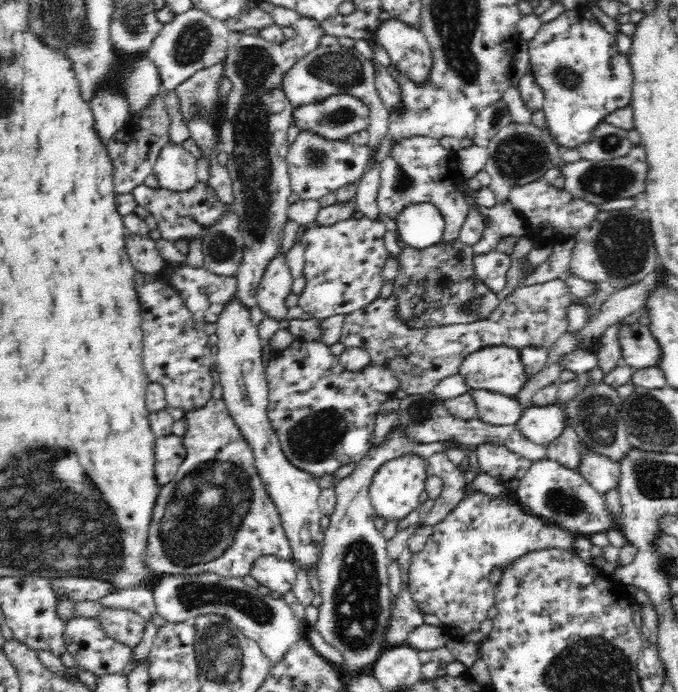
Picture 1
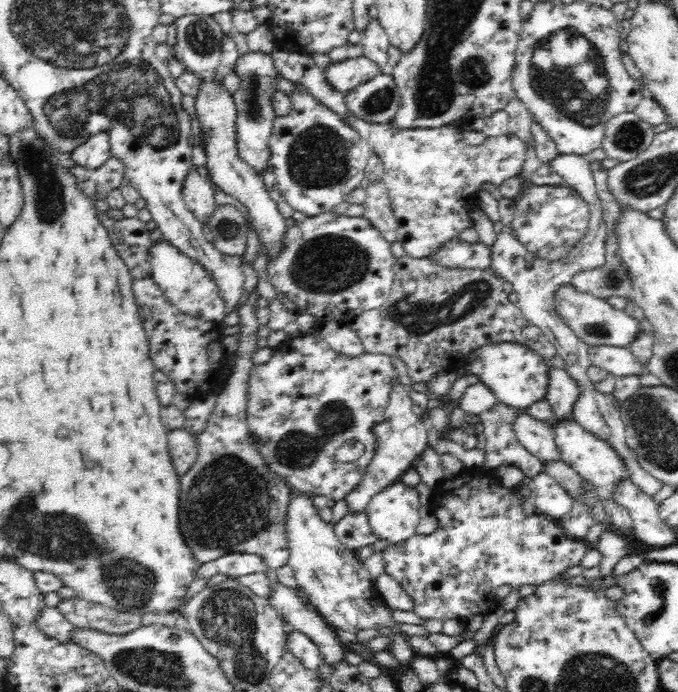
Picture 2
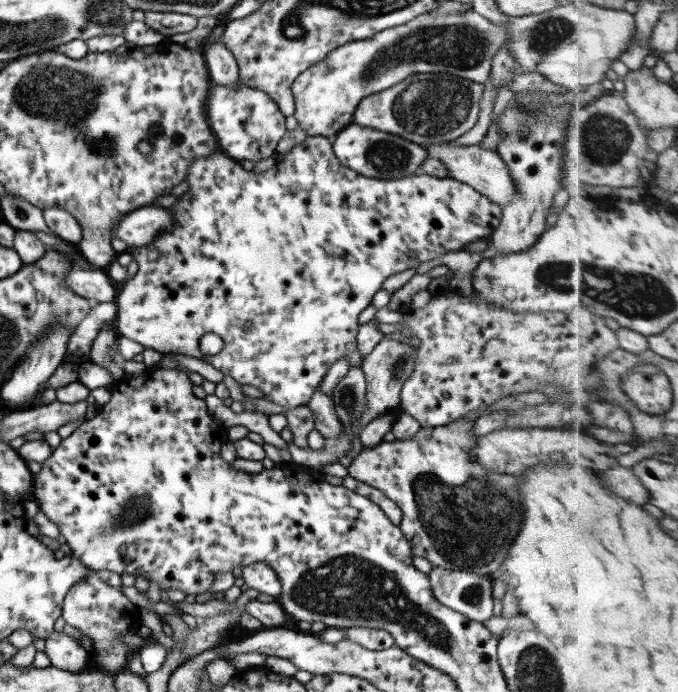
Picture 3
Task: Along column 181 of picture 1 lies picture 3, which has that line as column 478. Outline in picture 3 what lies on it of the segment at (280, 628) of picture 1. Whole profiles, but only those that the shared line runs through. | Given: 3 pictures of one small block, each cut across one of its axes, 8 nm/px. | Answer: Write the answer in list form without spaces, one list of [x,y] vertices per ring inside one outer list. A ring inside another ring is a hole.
[[[433,567],[427,574],[433,595],[445,606],[485,624],[493,616],[490,576]]]

